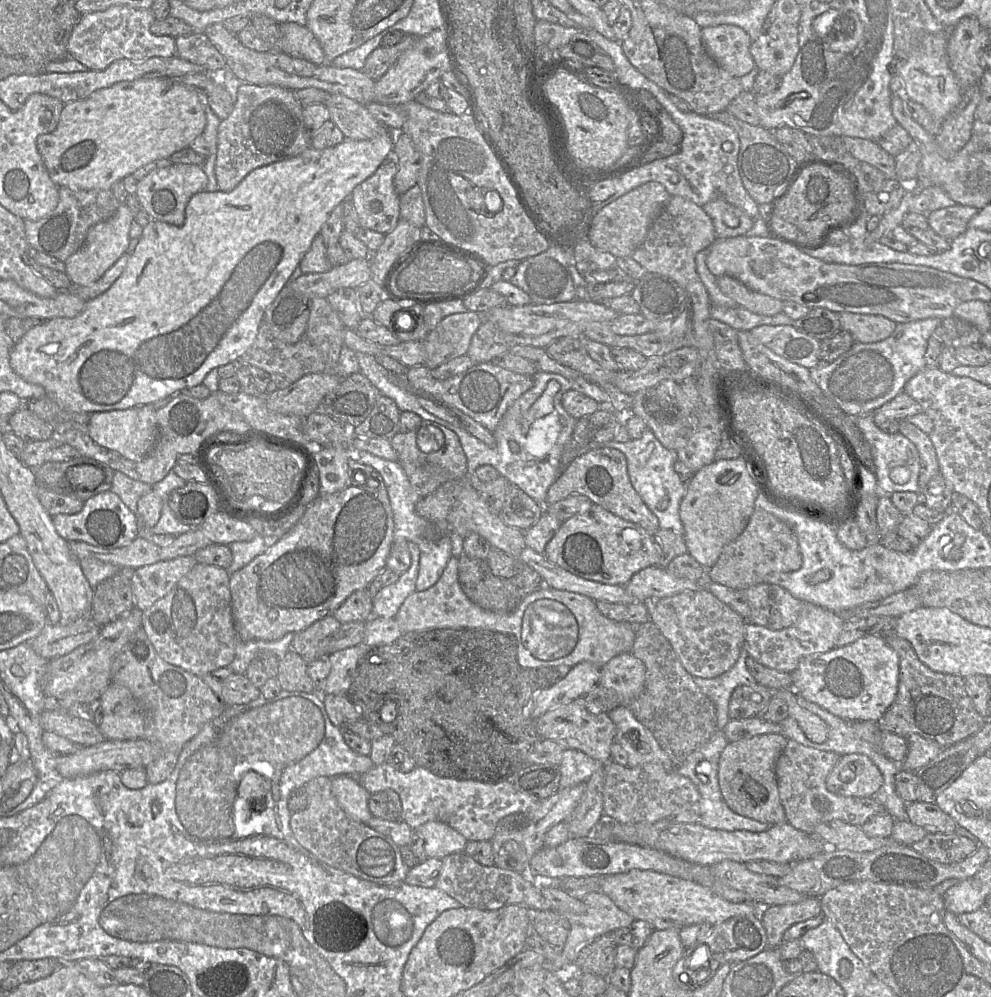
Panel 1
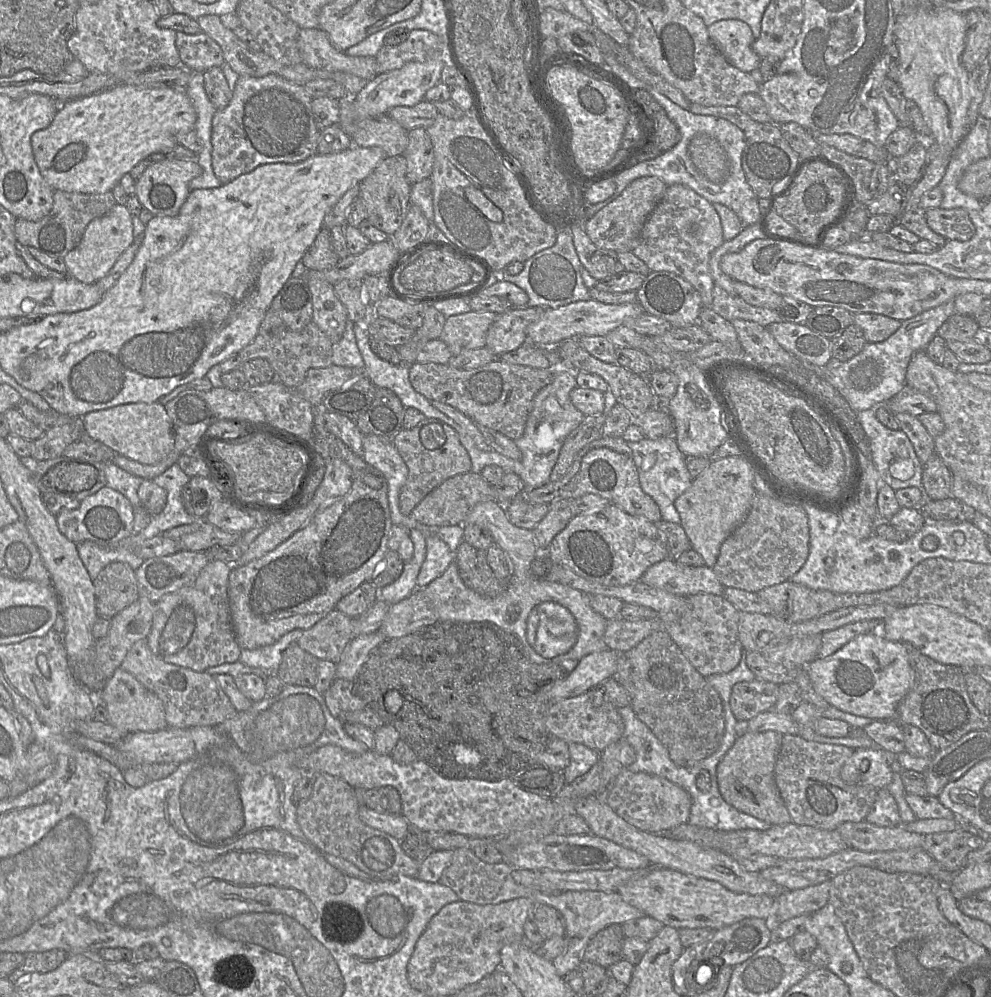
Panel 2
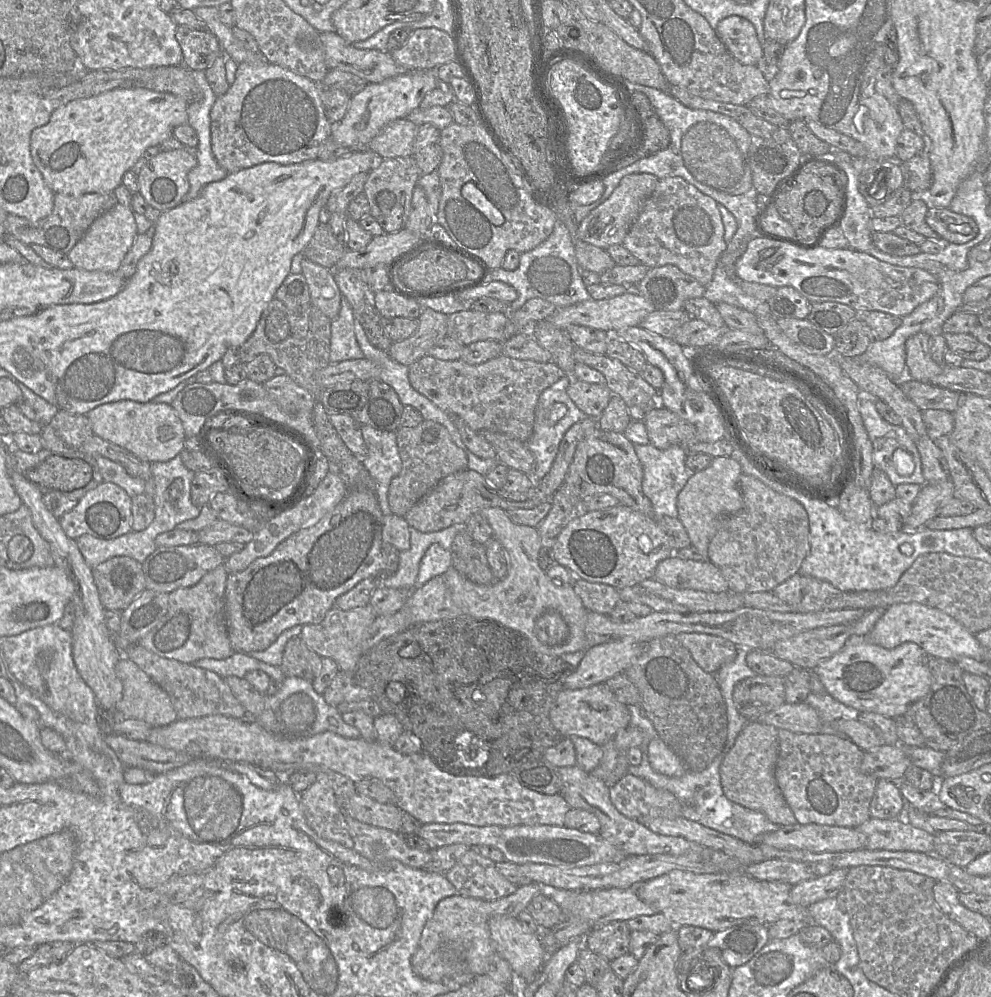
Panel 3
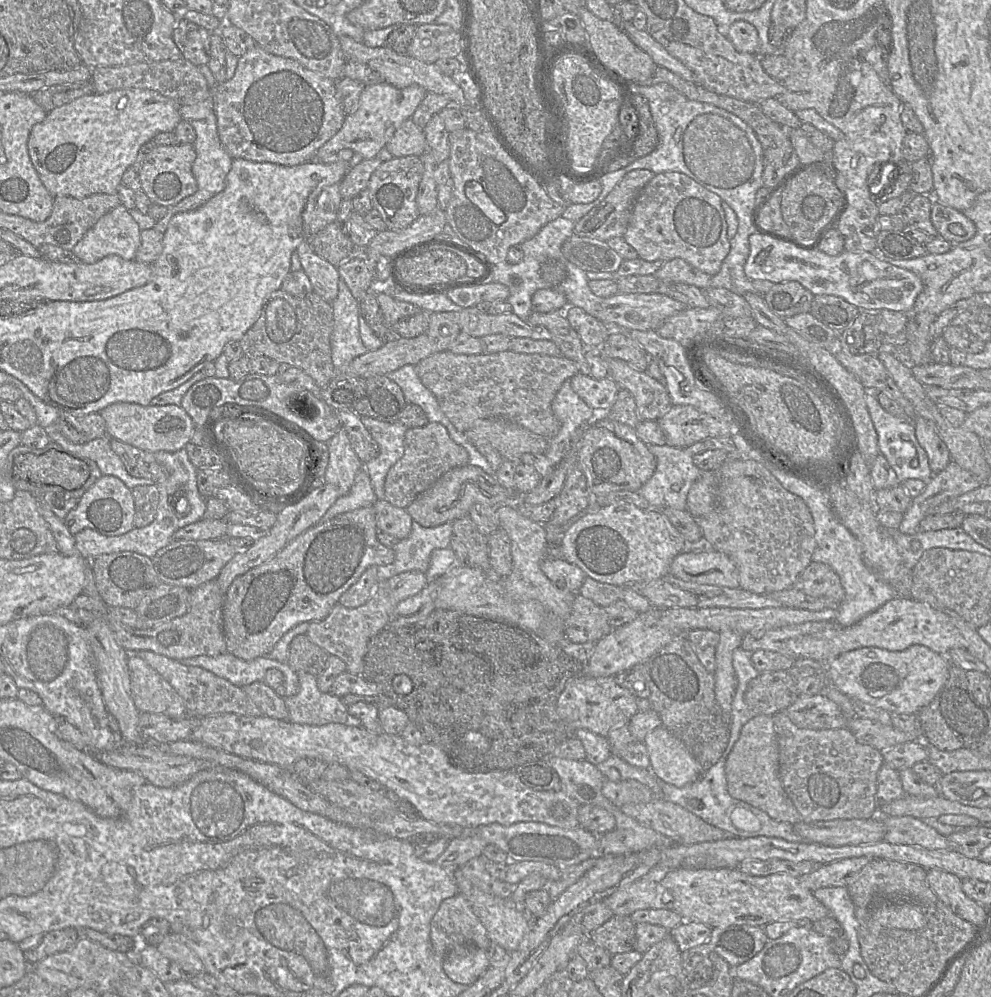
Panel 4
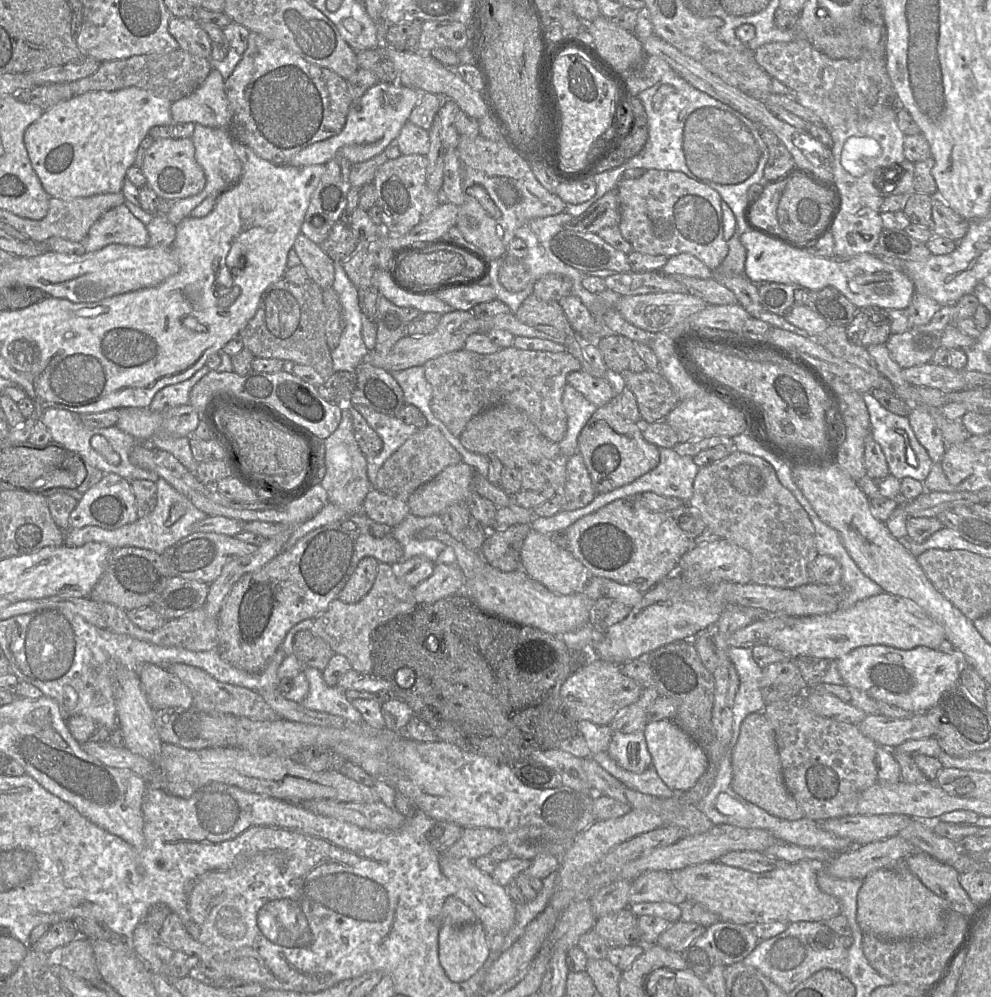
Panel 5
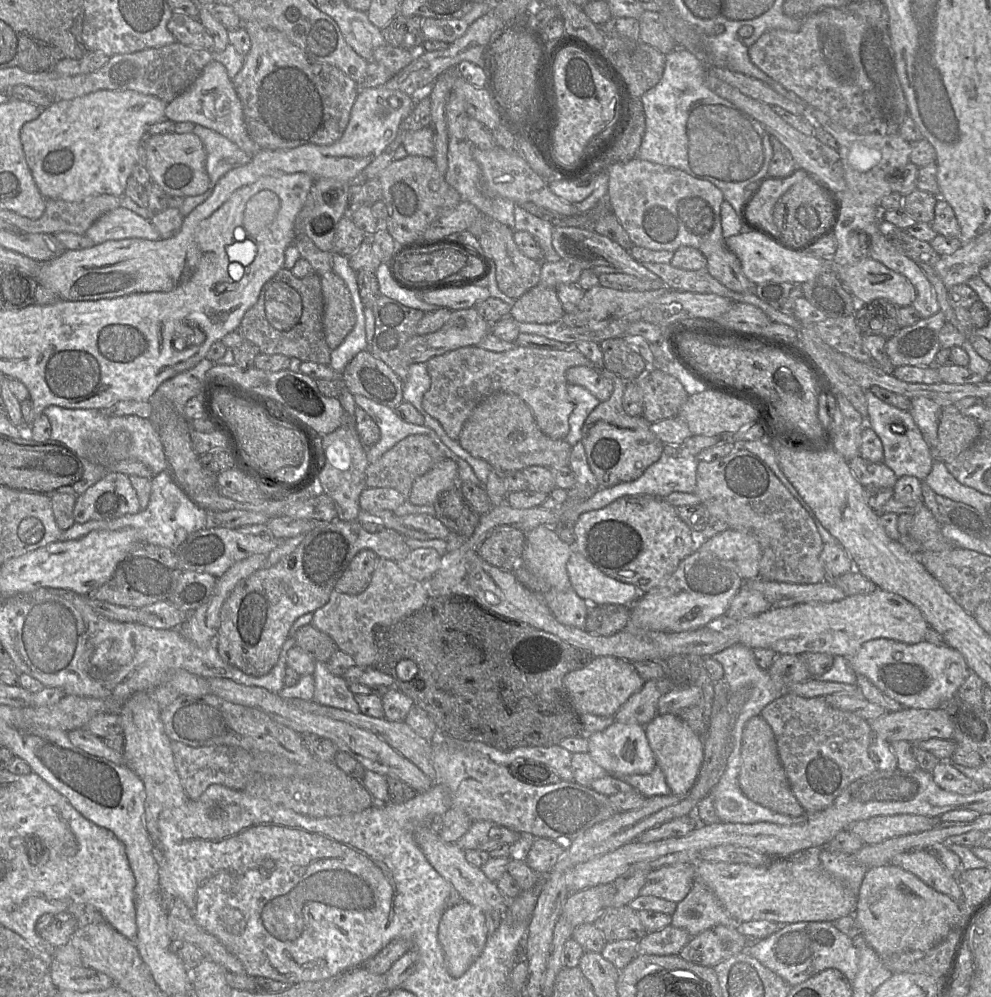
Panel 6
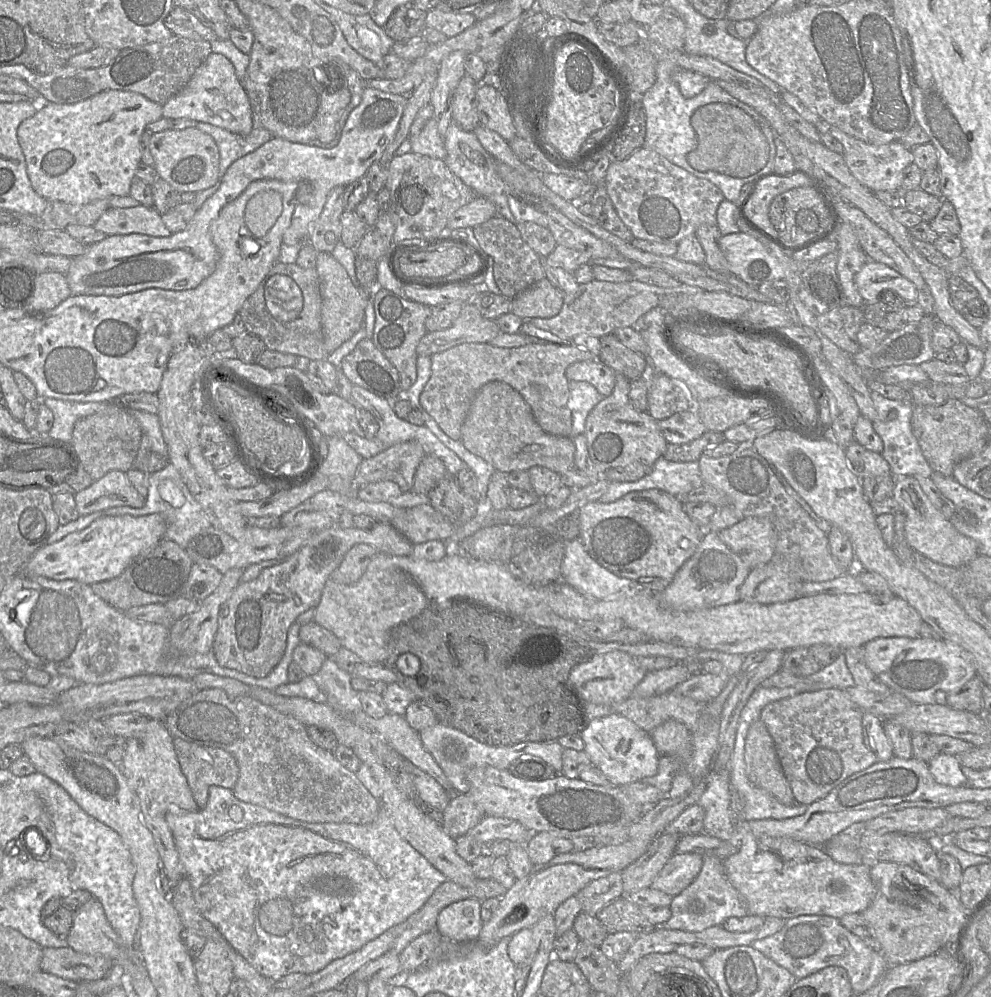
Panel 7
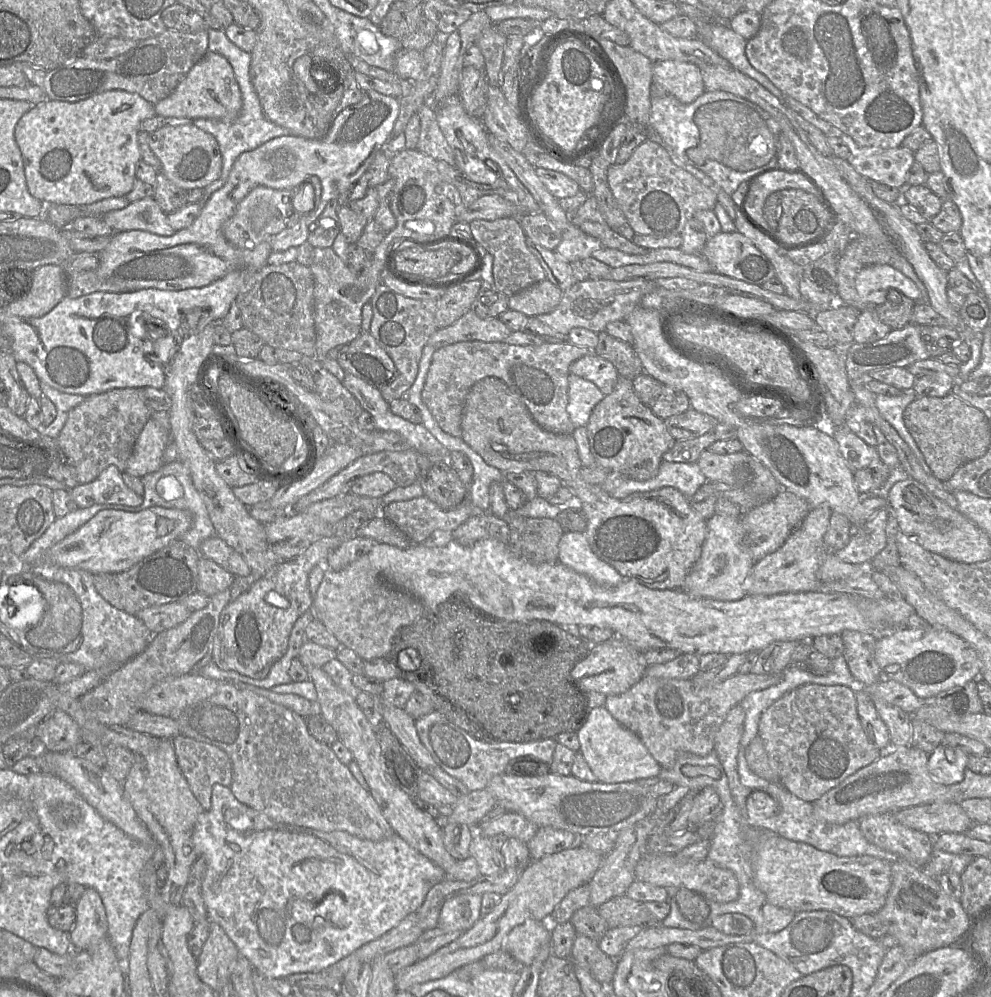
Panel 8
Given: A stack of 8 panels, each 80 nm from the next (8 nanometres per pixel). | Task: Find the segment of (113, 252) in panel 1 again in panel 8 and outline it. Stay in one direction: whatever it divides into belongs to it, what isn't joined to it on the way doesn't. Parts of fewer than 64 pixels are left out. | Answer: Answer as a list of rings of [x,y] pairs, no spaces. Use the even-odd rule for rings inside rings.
[[[154,197],[130,202],[126,207],[105,213],[101,218],[114,232],[143,230],[159,236],[171,236],[175,233],[167,214]]]

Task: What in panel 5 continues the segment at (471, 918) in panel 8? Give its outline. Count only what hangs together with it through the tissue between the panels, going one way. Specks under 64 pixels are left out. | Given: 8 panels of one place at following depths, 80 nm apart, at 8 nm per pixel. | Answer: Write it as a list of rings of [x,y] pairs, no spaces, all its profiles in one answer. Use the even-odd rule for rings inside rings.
[[[479,921],[471,924],[441,925],[439,961],[451,981],[468,980],[487,961],[490,948],[486,933]]]

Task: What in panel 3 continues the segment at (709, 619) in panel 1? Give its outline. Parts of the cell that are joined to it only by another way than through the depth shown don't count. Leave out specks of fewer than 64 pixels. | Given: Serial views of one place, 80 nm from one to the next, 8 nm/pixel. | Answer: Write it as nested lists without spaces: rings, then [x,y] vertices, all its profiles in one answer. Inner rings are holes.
[[[693,632],[677,634],[676,638],[690,651],[697,664],[708,673],[715,674],[737,655],[737,646],[717,635]]]

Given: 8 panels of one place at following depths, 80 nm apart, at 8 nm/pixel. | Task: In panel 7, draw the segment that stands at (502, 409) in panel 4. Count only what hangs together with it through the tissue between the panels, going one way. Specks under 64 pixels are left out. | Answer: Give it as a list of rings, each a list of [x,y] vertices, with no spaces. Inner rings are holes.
[[[463,343],[431,356],[431,376],[420,395],[420,403],[450,438],[461,440],[461,427],[478,390],[490,381],[502,381],[522,395],[543,431],[570,437],[572,414],[568,407],[566,369],[575,362],[596,358],[589,350],[574,344],[501,348],[491,343]]]

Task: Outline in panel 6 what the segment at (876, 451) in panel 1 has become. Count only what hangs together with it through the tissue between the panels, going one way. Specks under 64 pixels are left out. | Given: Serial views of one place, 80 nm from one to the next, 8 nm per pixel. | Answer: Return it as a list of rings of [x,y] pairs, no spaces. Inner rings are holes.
[[[865,390],[868,415],[866,423],[877,434],[883,445],[883,462],[897,478],[914,476],[920,481],[925,480],[932,469],[934,457],[931,448],[924,441],[910,411],[900,410],[877,398],[871,391]]]

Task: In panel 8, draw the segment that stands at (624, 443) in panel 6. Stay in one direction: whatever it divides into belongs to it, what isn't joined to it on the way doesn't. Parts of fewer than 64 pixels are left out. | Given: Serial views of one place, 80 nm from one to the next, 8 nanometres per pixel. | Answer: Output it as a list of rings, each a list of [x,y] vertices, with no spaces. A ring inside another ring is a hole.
[[[619,376],[613,391],[593,409],[587,424],[590,451],[598,466],[619,472],[630,479],[647,481],[657,476],[663,455],[676,442],[668,432],[664,420],[654,415],[652,409],[643,404],[634,391],[633,380]]]

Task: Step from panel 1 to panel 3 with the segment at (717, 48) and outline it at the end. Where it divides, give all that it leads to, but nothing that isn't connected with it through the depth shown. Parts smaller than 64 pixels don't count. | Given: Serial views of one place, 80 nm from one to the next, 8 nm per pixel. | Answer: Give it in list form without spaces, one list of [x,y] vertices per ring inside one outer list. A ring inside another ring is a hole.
[[[740,16],[721,20],[716,33],[728,51],[744,65],[758,65],[763,60],[763,49],[754,25]]]

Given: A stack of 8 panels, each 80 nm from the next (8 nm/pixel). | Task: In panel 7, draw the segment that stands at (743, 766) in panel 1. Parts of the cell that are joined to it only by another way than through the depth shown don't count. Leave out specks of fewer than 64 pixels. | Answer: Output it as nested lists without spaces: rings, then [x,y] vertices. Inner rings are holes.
[[[760,719],[749,727],[744,761],[746,775],[755,786],[766,790],[784,805],[797,803],[777,756],[774,741]]]

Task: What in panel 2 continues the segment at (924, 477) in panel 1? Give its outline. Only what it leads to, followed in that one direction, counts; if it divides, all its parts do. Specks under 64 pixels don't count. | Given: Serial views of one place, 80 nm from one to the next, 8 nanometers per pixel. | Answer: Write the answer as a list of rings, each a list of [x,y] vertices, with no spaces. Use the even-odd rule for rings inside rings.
[[[896,413],[894,417],[899,423],[899,429],[910,440],[920,463],[924,465],[935,452],[933,437],[917,417],[908,413]]]

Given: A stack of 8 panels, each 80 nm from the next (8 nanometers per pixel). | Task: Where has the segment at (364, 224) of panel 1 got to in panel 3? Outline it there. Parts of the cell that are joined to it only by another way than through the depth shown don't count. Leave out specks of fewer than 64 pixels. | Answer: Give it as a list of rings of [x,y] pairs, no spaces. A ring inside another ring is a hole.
[[[412,156],[378,159],[368,173],[364,191],[370,206],[370,215],[386,233],[394,233],[404,228],[410,213],[414,188],[421,176],[420,169]]]

